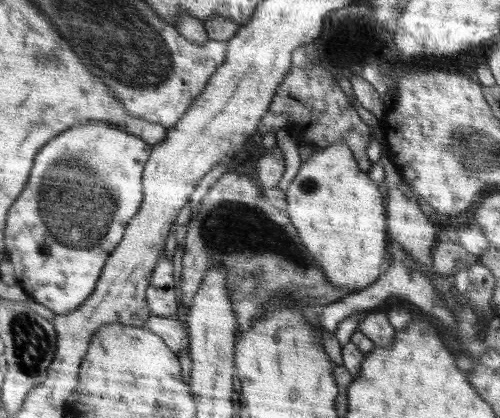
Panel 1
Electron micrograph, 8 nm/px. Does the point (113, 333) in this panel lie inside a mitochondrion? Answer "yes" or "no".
no

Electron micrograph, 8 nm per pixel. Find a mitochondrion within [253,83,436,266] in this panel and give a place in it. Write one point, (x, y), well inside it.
(309, 186)

